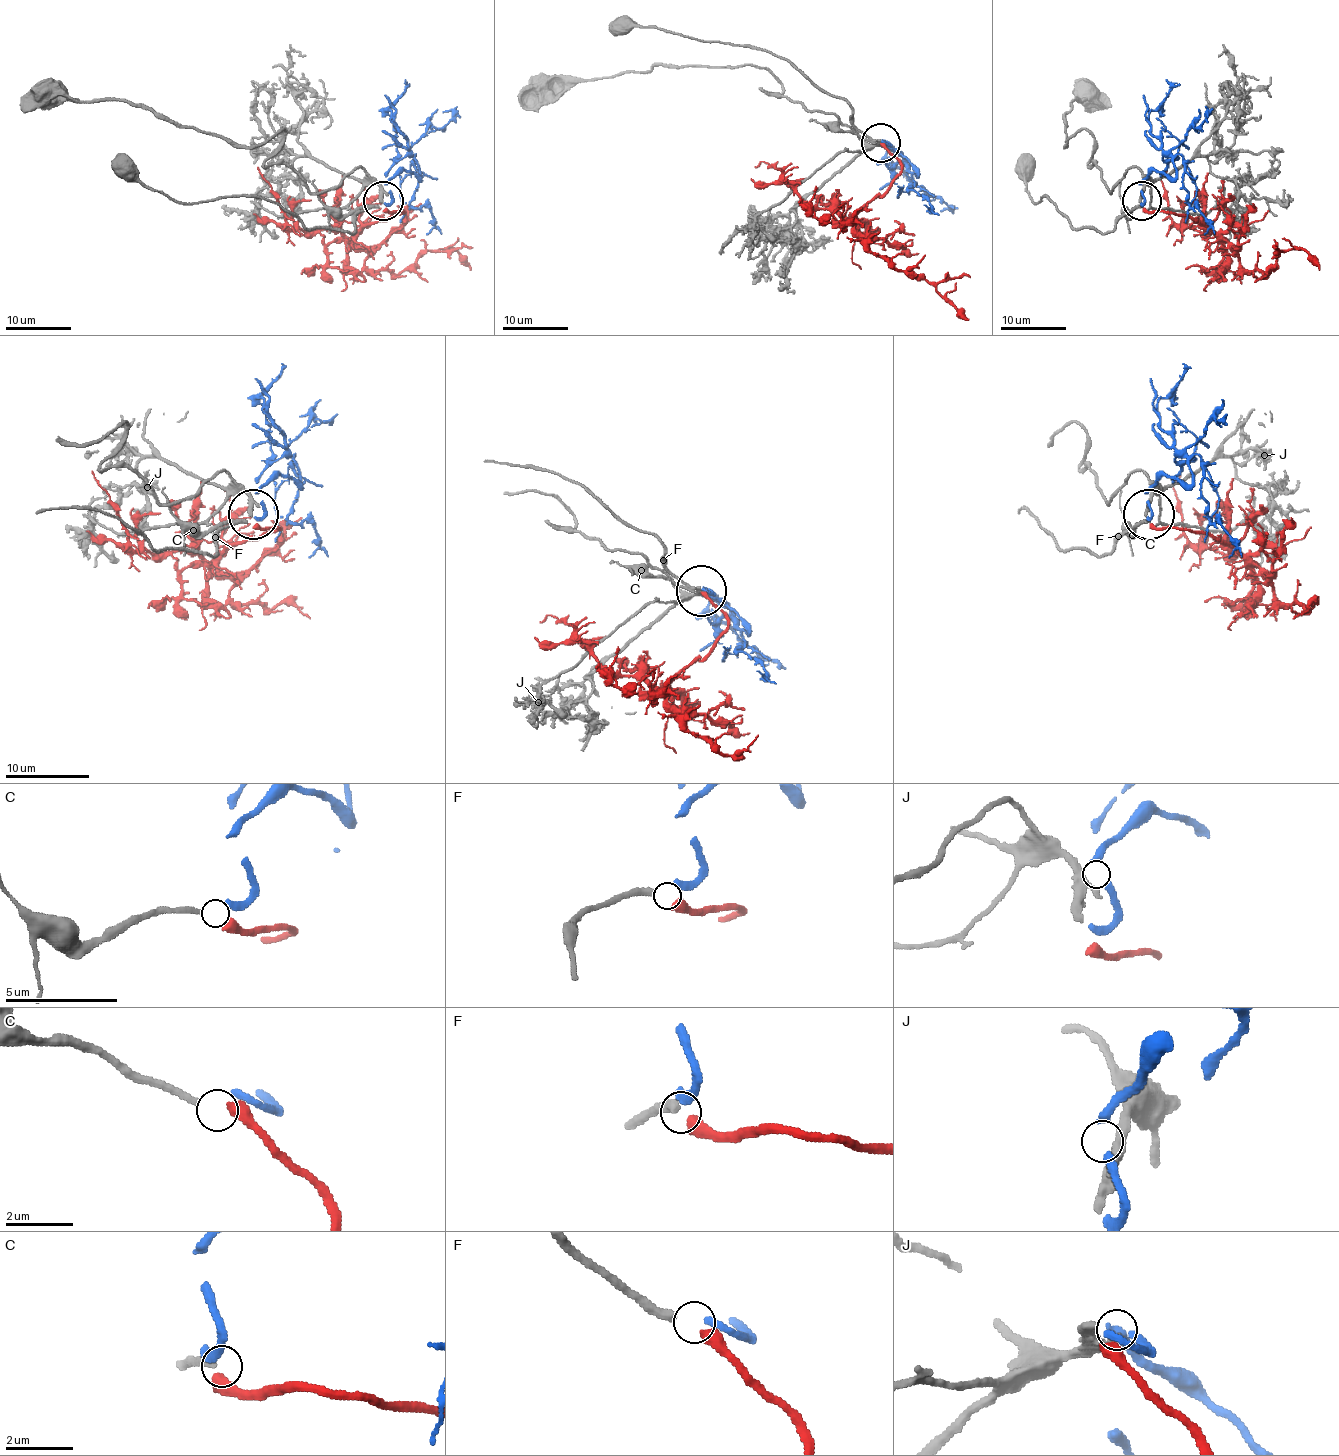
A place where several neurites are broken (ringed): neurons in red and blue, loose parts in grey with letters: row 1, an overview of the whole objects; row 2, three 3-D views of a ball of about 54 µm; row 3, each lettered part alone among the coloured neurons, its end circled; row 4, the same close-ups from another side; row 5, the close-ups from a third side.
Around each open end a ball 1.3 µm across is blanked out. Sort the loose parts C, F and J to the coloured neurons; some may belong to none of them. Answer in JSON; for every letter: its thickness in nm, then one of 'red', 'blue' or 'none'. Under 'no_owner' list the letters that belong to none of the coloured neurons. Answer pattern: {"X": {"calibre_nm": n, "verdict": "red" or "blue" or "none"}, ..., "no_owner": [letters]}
{"C": {"calibre_nm": 220, "verdict": "none"}, "F": {"calibre_nm": 320, "verdict": "red"}, "J": {"calibre_nm": 320, "verdict": "blue"}, "no_owner": ["C"]}

